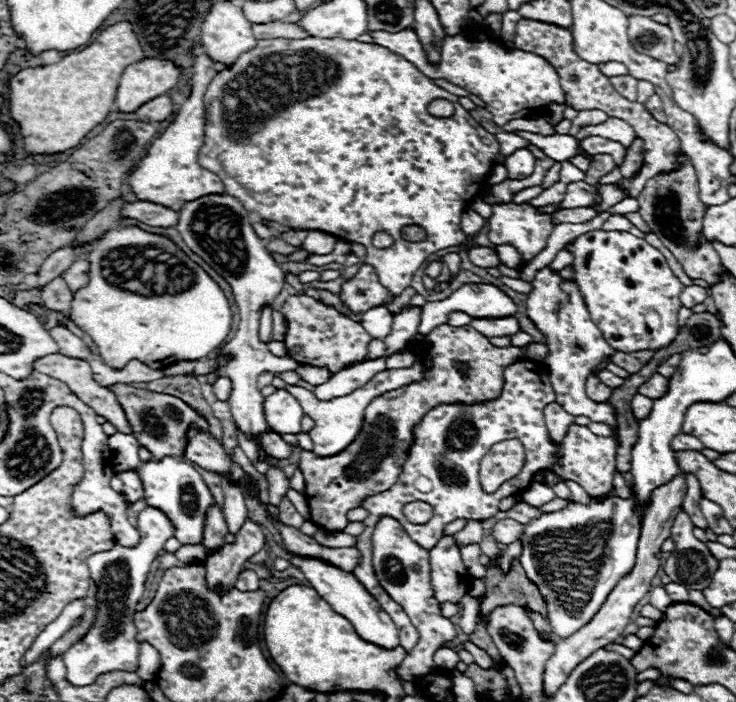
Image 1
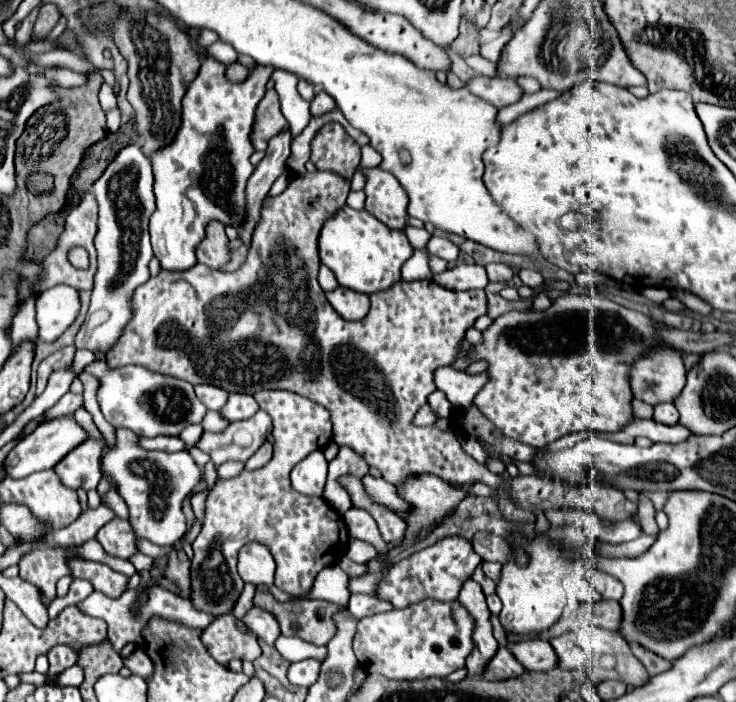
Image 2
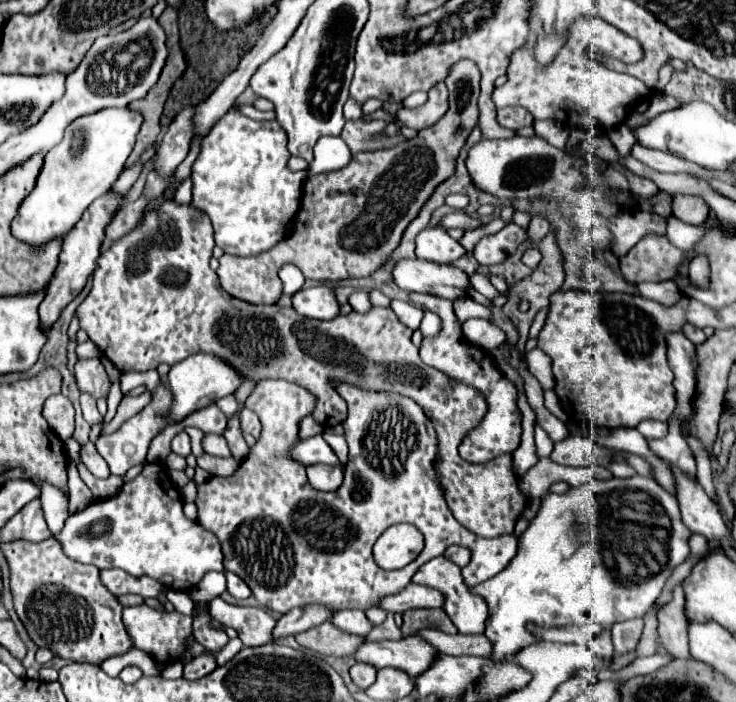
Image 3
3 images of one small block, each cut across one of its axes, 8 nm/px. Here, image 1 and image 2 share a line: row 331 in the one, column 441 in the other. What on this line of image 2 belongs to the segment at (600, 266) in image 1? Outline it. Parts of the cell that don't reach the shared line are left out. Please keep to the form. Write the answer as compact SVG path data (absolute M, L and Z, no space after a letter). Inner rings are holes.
M420 600L406 608L394 608L390 612L366 616L358 620L356 636L354 636L354 654L360 662L360 668L366 672L382 674L390 680L426 680L426 678L446 678L450 672L464 668L466 658L474 650L474 634L476 620L470 612L460 604L460 600L440 602L440 600Z

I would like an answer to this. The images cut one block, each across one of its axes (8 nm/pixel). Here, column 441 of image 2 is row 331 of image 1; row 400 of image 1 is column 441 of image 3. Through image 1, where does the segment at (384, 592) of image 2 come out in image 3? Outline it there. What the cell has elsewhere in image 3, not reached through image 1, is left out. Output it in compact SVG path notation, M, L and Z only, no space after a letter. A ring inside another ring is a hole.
M438 556L430 562L426 562L412 578L414 584L422 584L434 590L440 590L444 594L444 612L448 614L448 618L454 622L454 626L458 628L460 634L482 634L484 632L484 622L486 622L486 602L478 600L478 596L470 596L470 588L464 584L460 568L456 564L450 564L450 560L446 560L444 556Z

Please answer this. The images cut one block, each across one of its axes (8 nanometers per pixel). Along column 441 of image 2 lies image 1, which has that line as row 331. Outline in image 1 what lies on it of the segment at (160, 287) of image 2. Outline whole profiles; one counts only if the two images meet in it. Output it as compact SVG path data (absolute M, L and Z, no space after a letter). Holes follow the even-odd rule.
M296 294L286 298L280 312L286 318L288 332L284 334L284 344L286 344L288 356L294 358L298 364L326 368L328 372L336 374L344 370L344 366L360 360L364 362L368 358L368 344L372 342L372 336L362 328L360 322L338 312L334 306L328 306L310 296ZM440 324L430 330L426 336L426 354L430 356L432 366L424 372L424 378L374 398L364 412L364 426L358 432L358 438L346 450L334 456L302 452L300 470L306 480L304 496L310 506L310 518L320 528L340 532L348 524L346 512L358 508L364 496L388 490L396 484L408 456L406 450L412 444L412 426L422 420L424 412L442 402L474 404L496 398L502 390L504 368L522 358L522 352L516 346L498 348L472 326L454 328L450 324Z

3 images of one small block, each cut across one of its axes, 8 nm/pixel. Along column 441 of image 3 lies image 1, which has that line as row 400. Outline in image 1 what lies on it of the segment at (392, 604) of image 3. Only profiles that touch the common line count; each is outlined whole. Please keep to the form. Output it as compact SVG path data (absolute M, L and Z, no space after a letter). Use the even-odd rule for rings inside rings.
M594 372L588 376L588 380L586 380L586 394L588 394L590 400L606 402L606 400L610 398L610 392L612 392L612 388L608 388L606 384L602 384L602 382L594 376Z

